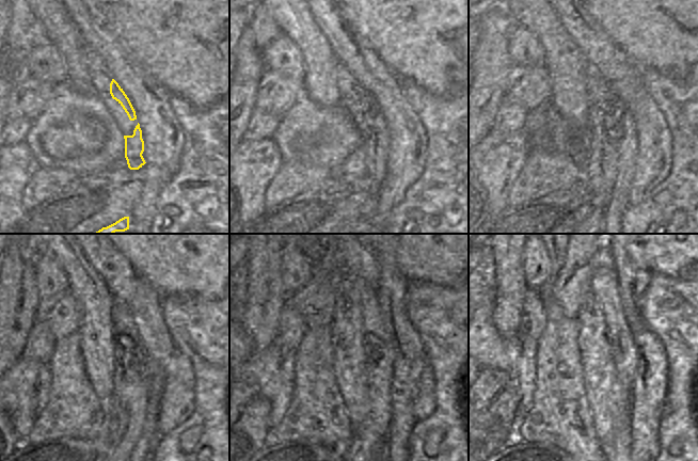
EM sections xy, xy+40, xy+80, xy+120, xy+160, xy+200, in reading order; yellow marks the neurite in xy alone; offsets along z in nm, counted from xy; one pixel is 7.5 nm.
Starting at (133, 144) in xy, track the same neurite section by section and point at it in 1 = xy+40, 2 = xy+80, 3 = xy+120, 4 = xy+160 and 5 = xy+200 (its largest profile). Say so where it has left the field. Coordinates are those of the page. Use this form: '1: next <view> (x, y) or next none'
1: next xy+40 (374, 145)
2: next xy+80 (613, 110)
3: next xy+120 (132, 355)
4: next xy+160 (366, 450)
5: next xy+200 (604, 282)

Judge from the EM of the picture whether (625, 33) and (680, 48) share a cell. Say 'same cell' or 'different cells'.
same cell

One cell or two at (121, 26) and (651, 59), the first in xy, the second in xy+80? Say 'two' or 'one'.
one

